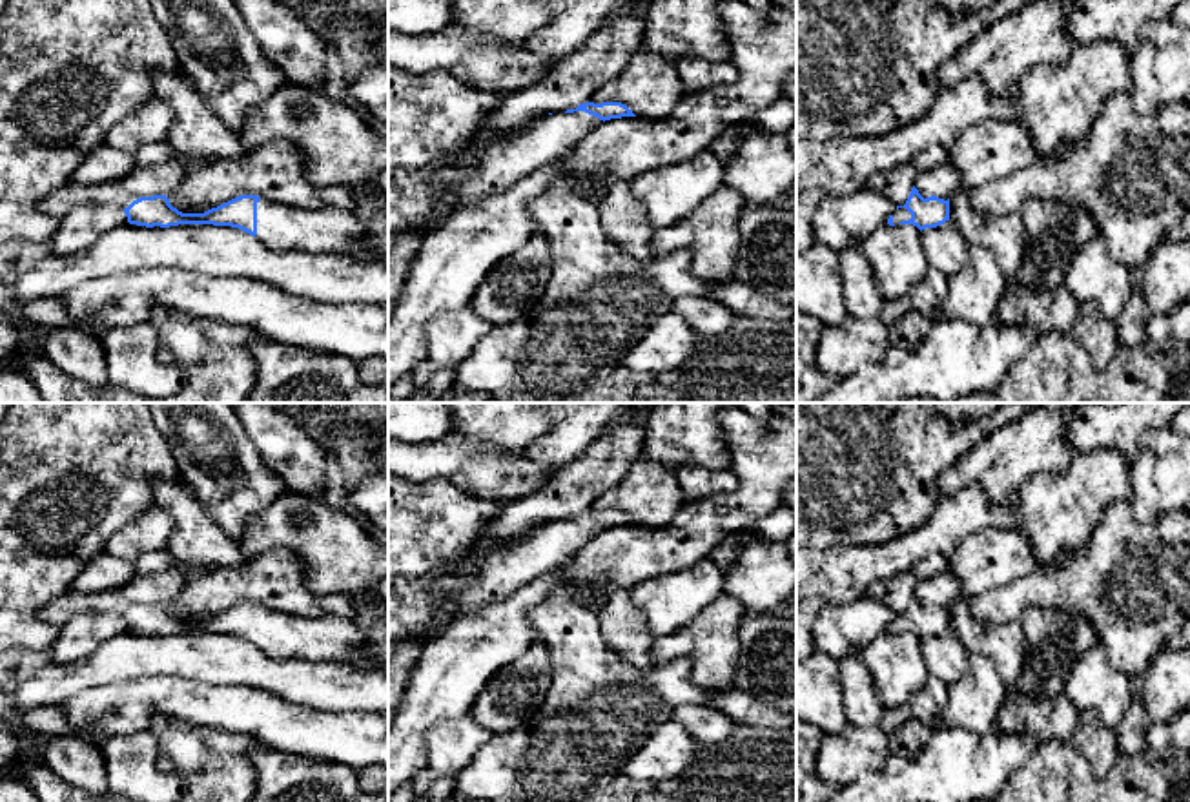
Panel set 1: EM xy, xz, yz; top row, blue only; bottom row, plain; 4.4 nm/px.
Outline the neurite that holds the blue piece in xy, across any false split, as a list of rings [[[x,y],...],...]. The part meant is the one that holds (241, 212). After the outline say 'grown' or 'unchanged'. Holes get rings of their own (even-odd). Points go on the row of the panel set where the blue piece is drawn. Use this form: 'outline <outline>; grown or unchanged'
outline [[[171,159],[164,164],[135,166],[118,180],[95,186],[67,182],[42,199],[46,215],[62,219],[78,206],[118,206],[128,222],[137,226],[213,224],[239,228],[272,250],[308,253],[343,253],[372,257],[363,244],[363,222],[341,208],[319,210],[272,204],[257,195],[241,195],[204,213],[182,213],[169,204],[169,195],[184,180],[188,168]]]; grown

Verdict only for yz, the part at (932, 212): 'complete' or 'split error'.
split error

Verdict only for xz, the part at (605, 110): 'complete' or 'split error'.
split error

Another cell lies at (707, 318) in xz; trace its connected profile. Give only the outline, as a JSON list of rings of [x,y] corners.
[[[685,295],[672,303],[671,314],[680,315],[698,337],[723,334],[736,315],[711,297]]]

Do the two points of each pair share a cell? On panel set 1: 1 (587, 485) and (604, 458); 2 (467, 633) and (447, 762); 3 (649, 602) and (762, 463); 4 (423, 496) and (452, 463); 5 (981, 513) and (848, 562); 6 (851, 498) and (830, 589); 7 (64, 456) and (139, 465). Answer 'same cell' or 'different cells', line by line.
1: same cell
2: different cells
3: different cells
4: different cells
5: same cell
6: different cells
7: same cell

